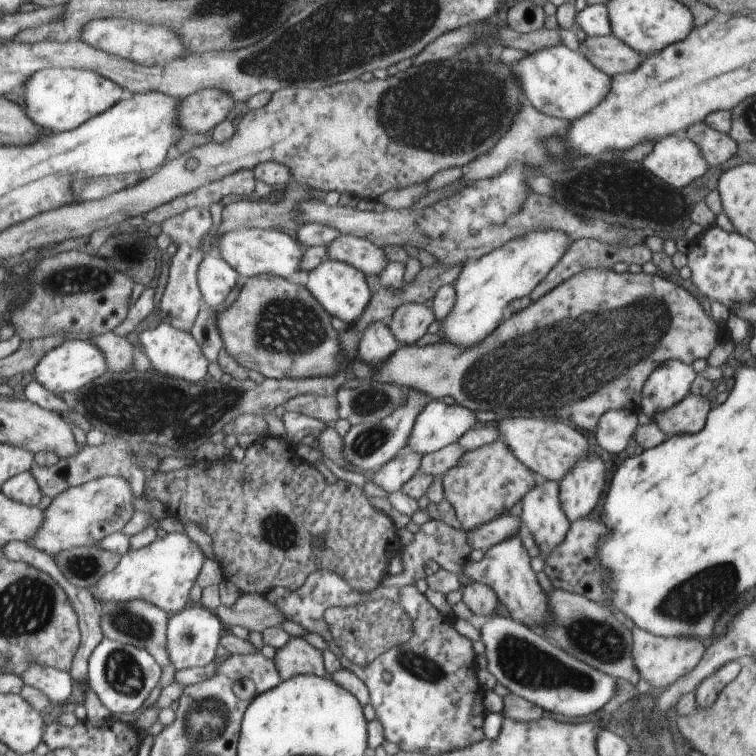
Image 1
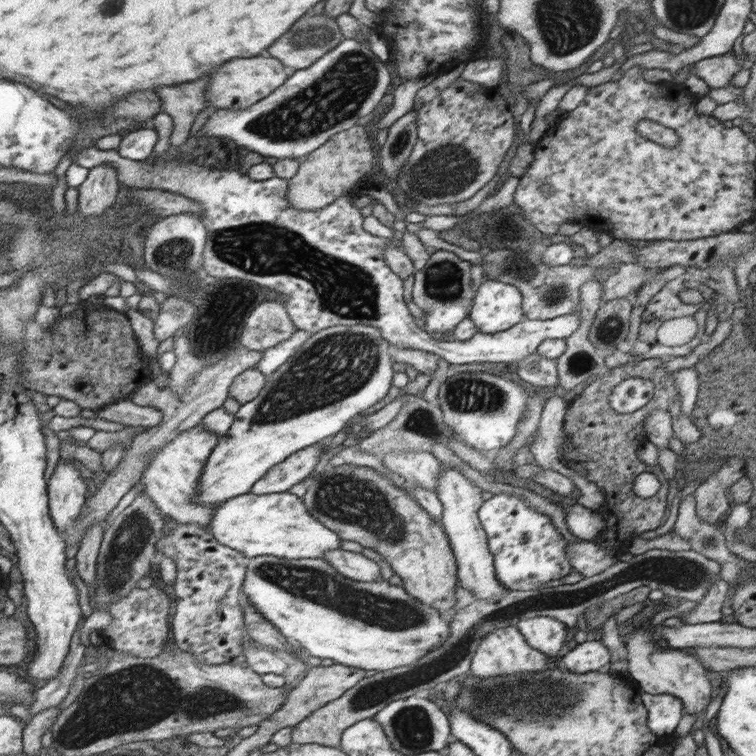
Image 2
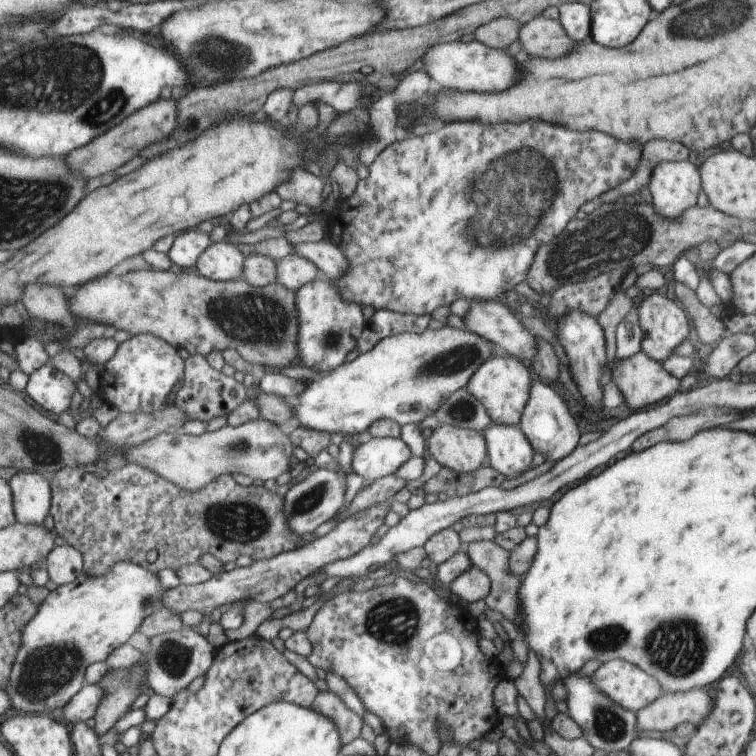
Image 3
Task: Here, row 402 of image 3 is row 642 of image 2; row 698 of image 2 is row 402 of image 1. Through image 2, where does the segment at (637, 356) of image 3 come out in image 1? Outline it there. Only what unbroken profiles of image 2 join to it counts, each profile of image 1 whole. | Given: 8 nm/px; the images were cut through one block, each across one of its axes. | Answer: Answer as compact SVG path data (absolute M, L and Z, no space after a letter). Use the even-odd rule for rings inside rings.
M688 393L683 401L675 402L675 406L671 406L670 410L653 414L650 420L667 438L673 434L699 433L699 430L703 428L703 420L707 412L710 412L707 398Z

